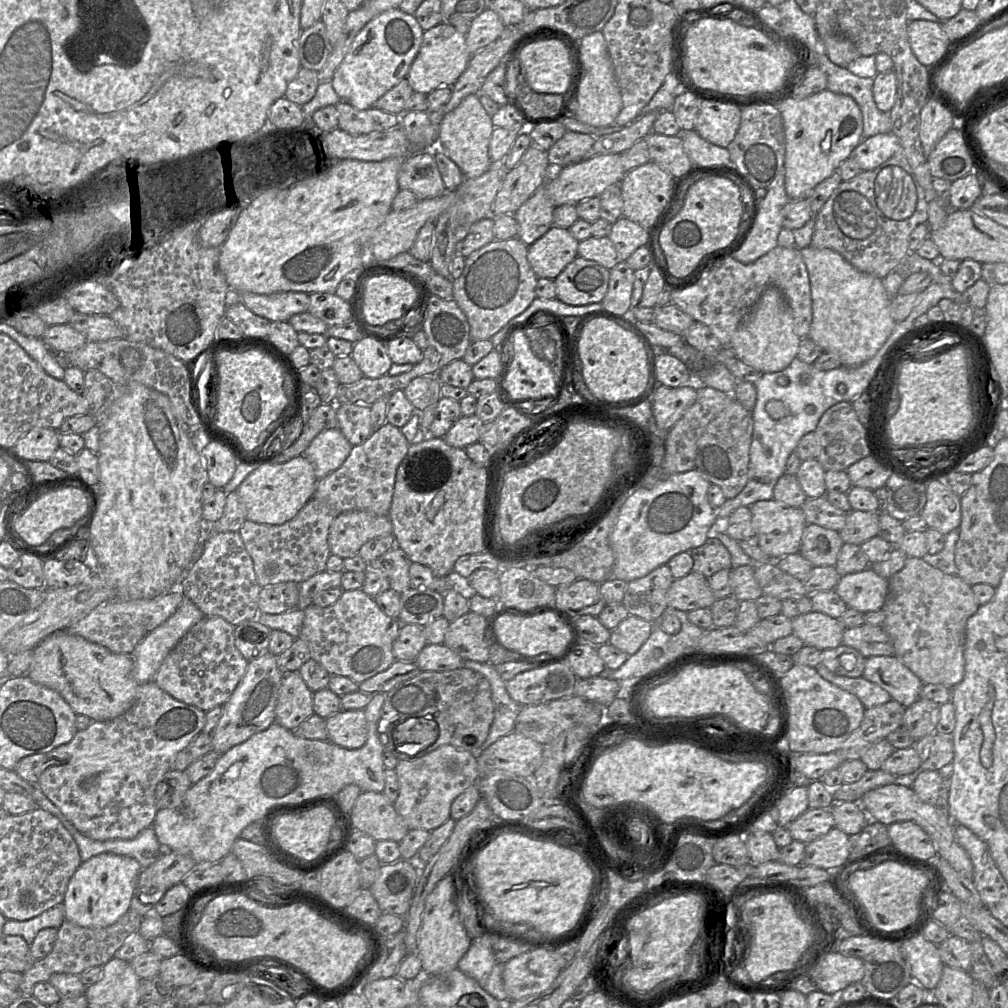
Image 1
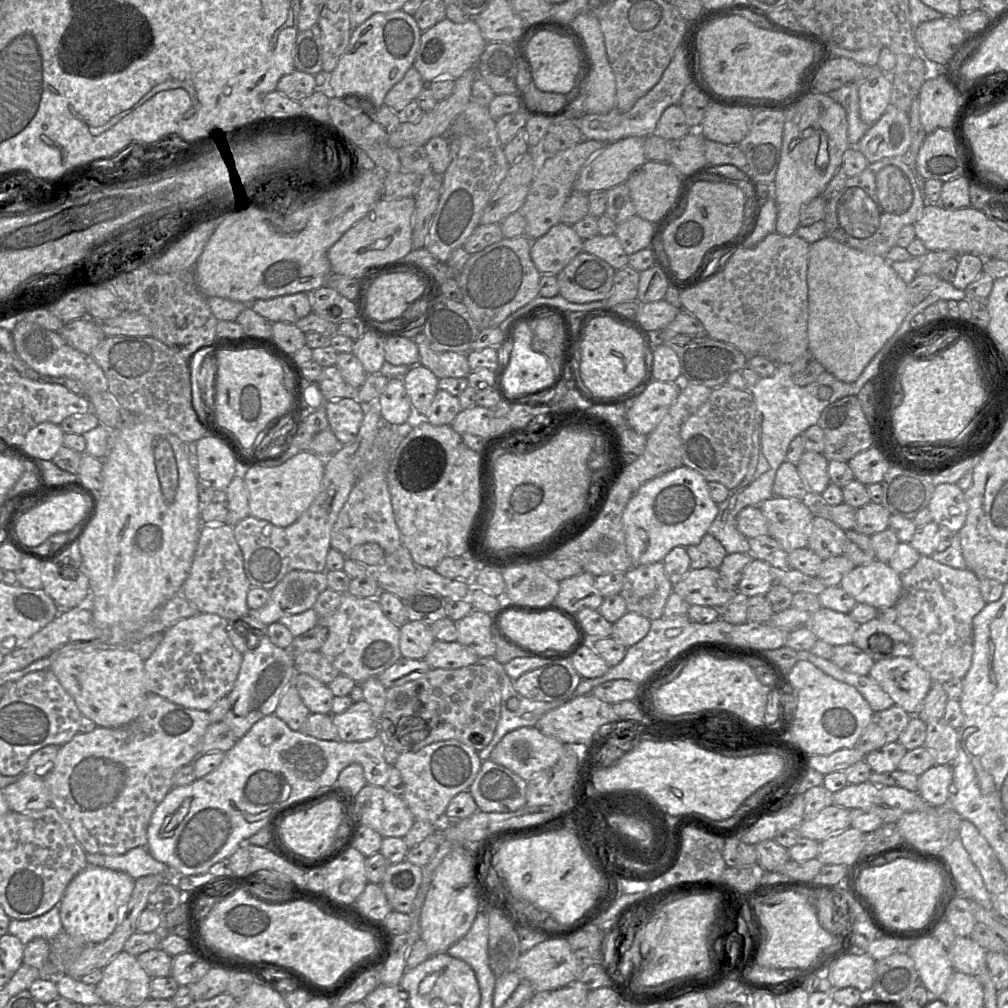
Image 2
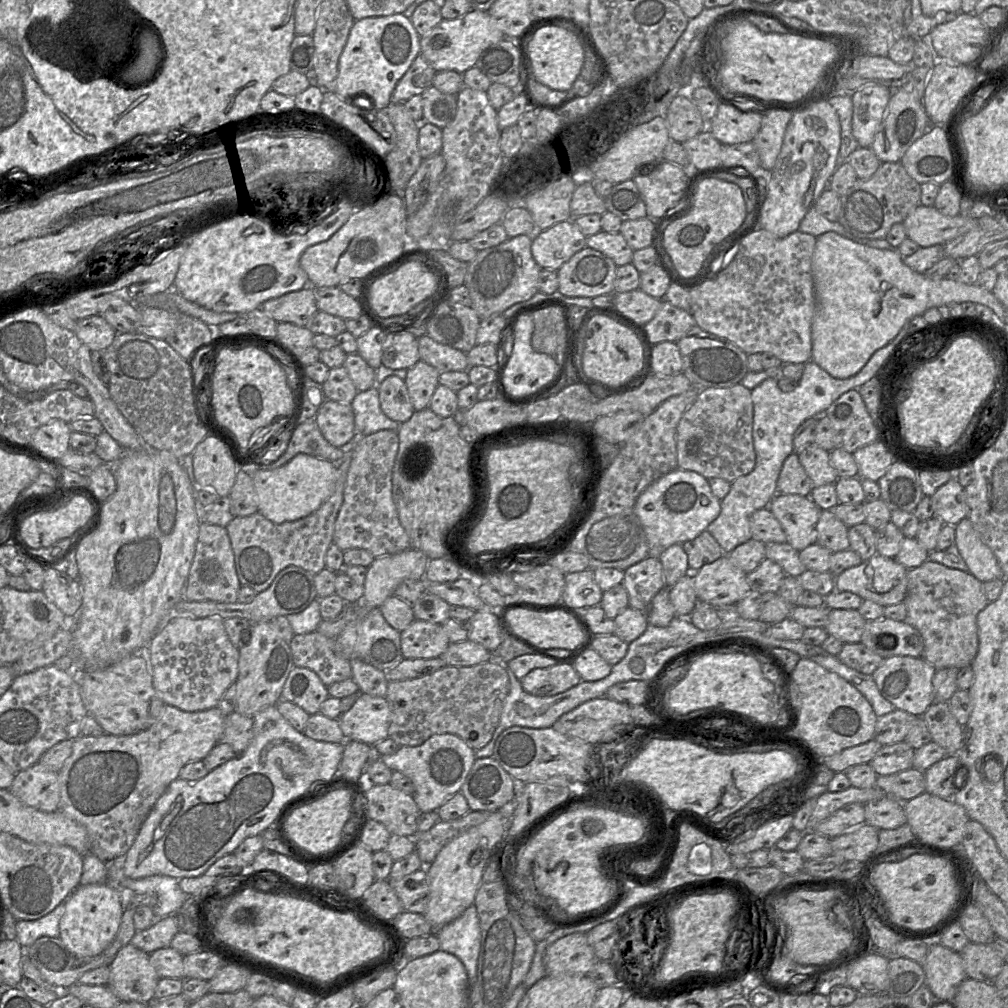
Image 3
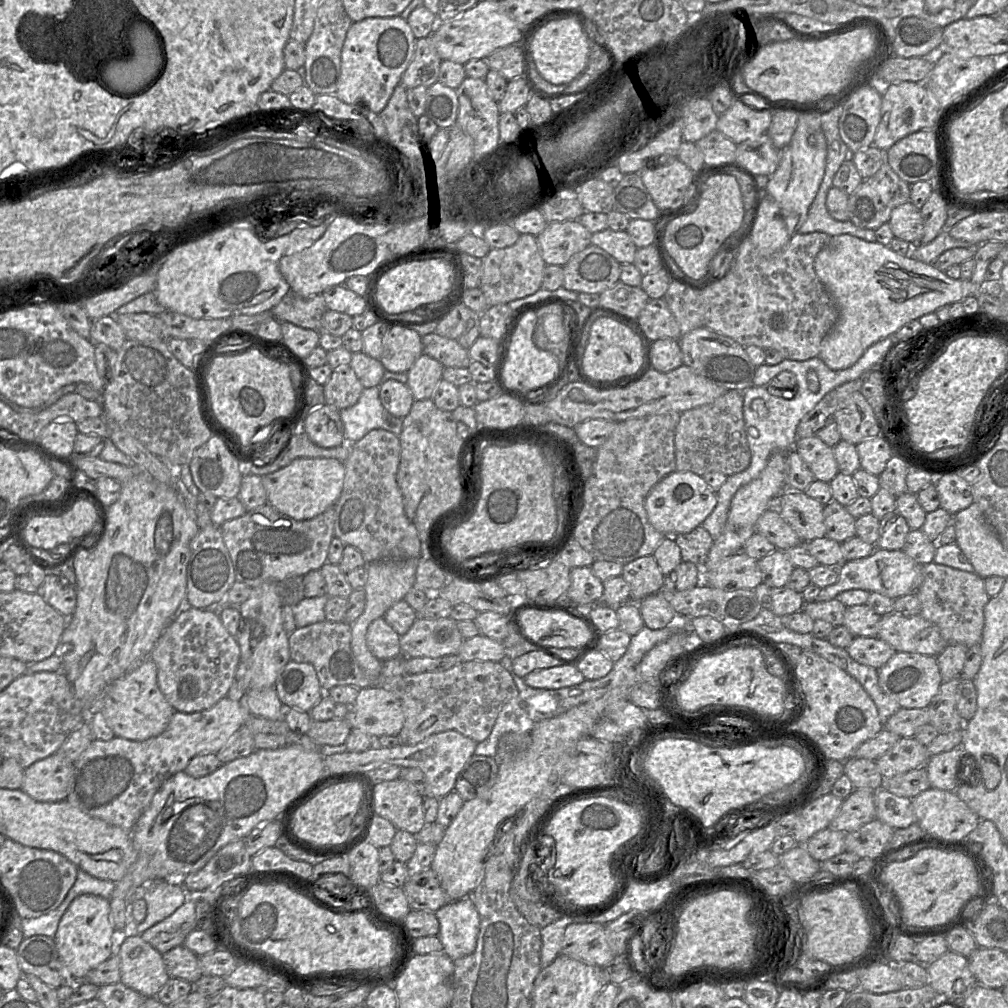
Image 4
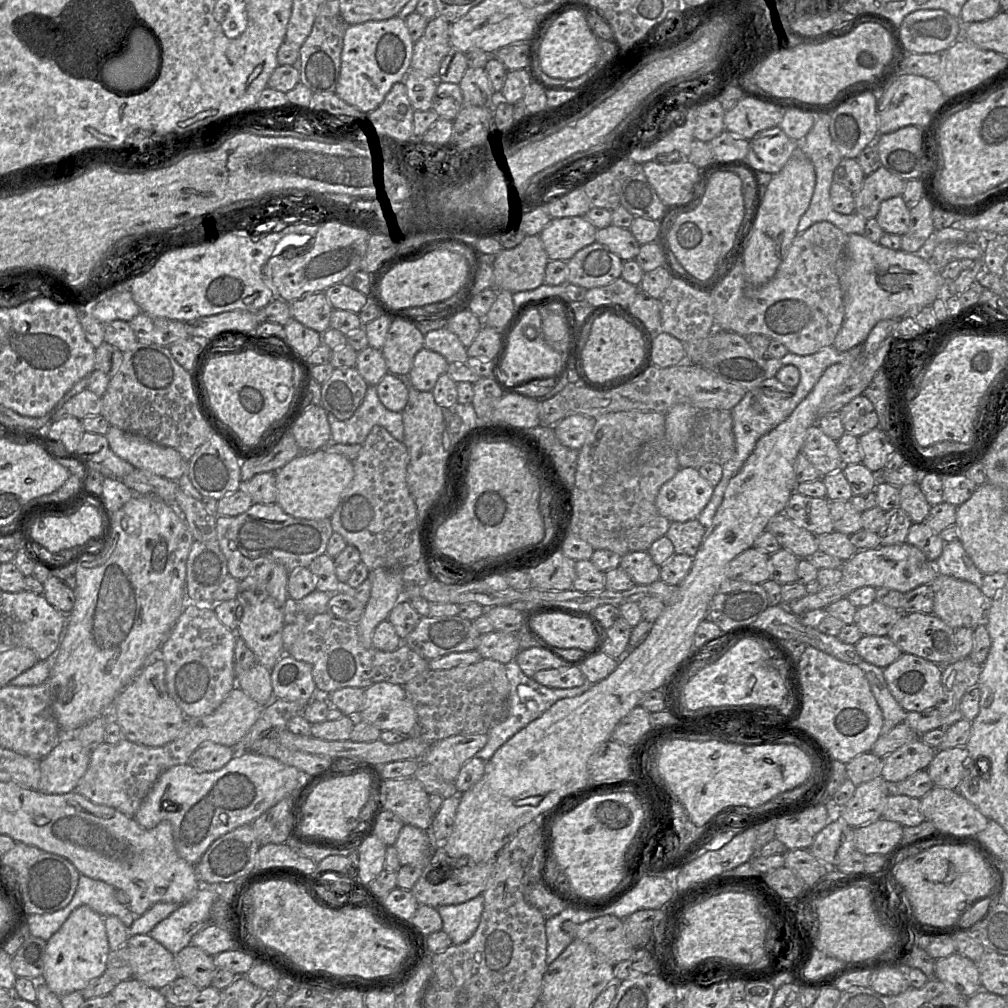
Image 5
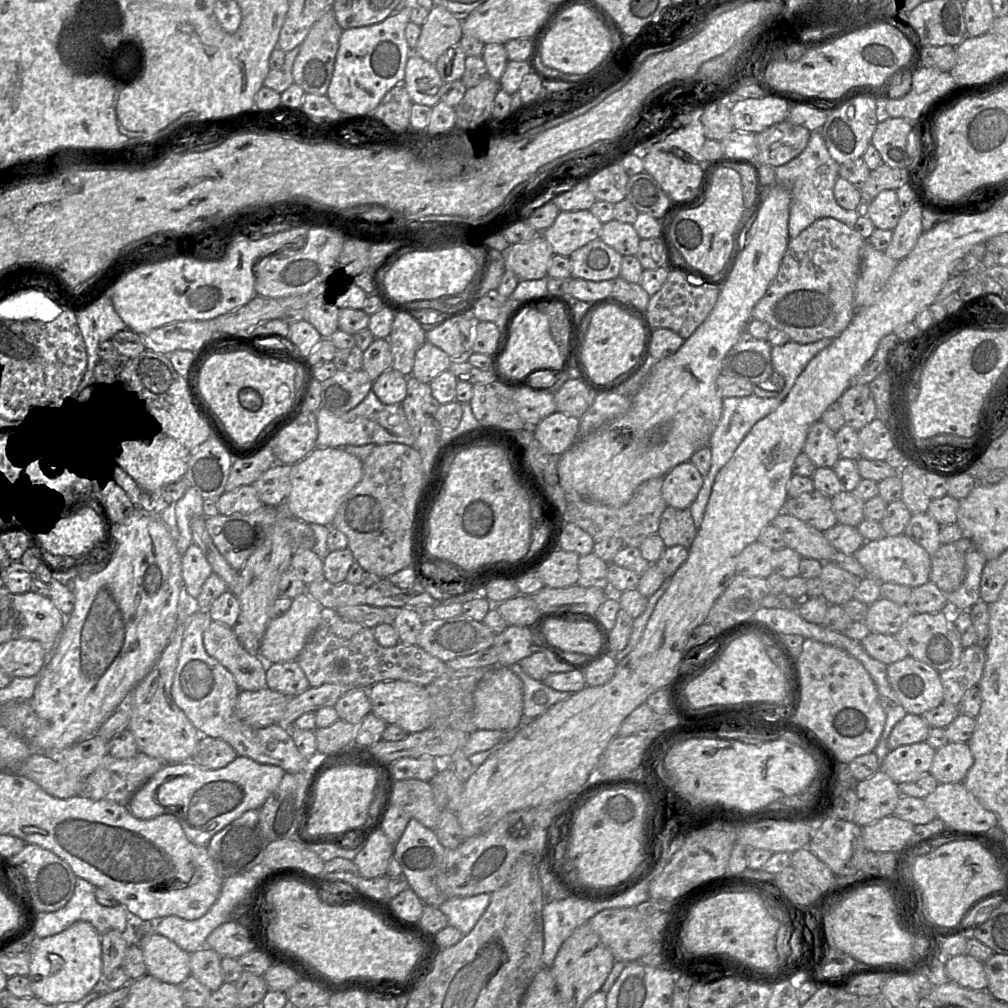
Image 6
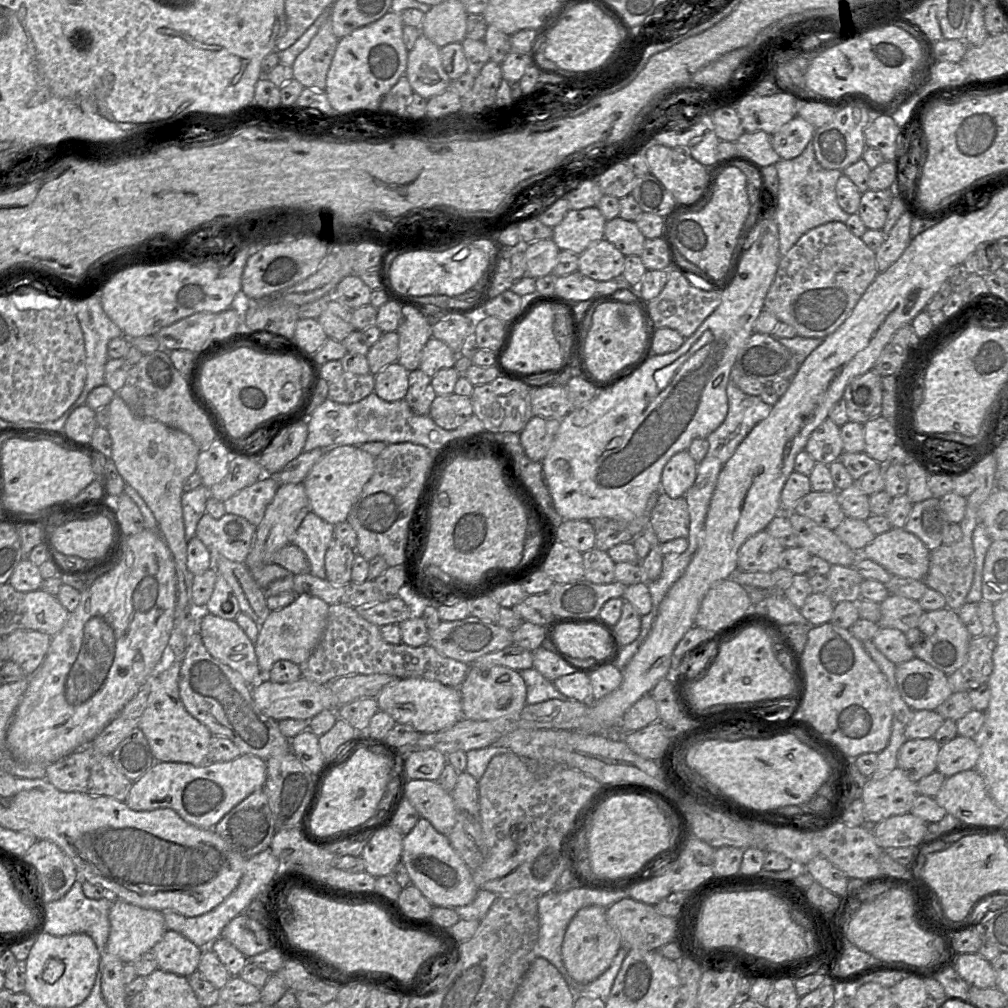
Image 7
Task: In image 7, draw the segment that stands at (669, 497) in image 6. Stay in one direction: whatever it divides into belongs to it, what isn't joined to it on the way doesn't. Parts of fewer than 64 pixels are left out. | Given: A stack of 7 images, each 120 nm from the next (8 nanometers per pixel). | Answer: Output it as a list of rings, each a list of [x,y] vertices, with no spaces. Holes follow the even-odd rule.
[[[686,450],[676,453],[663,468],[661,491],[671,498],[684,497],[696,480],[697,466]]]

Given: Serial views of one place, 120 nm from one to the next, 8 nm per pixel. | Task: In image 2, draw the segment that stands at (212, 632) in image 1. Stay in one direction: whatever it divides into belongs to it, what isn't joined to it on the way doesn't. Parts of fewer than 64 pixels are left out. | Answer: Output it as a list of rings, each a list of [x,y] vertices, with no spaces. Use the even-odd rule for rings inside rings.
[[[198,613],[166,629],[157,648],[144,661],[147,691],[185,708],[211,710],[220,698],[227,696],[233,689],[242,662],[242,654],[227,635],[227,622],[216,614]]]

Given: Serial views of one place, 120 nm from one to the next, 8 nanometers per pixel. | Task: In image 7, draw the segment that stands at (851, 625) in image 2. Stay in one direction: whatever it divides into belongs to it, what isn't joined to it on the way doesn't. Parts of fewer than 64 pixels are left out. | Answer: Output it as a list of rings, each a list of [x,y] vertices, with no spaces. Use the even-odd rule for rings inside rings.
[[[891,594],[880,603],[880,607],[881,618],[877,624],[903,633],[917,626],[925,613],[919,601]]]

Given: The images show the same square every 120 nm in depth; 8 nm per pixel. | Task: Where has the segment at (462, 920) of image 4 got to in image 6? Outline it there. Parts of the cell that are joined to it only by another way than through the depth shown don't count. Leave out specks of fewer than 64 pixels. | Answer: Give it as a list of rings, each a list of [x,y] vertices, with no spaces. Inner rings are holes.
[[[481,893],[446,899],[438,908],[446,915],[448,926],[453,926],[467,935],[483,915],[490,901],[491,894]]]

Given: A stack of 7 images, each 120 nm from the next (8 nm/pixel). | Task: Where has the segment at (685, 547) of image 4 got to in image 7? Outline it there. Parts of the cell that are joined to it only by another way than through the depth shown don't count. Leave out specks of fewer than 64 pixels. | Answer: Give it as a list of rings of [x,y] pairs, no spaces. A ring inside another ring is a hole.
[[[661,492],[651,511],[650,525],[660,543],[687,538],[690,516],[686,499],[684,497],[671,498]]]

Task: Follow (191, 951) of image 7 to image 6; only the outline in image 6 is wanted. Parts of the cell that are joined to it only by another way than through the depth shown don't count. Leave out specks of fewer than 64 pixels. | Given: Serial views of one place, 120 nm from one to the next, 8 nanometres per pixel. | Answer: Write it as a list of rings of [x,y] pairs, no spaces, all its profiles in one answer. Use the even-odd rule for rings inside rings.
[[[145,933],[137,944],[143,952],[147,974],[175,985],[191,975],[190,953],[158,933]]]

